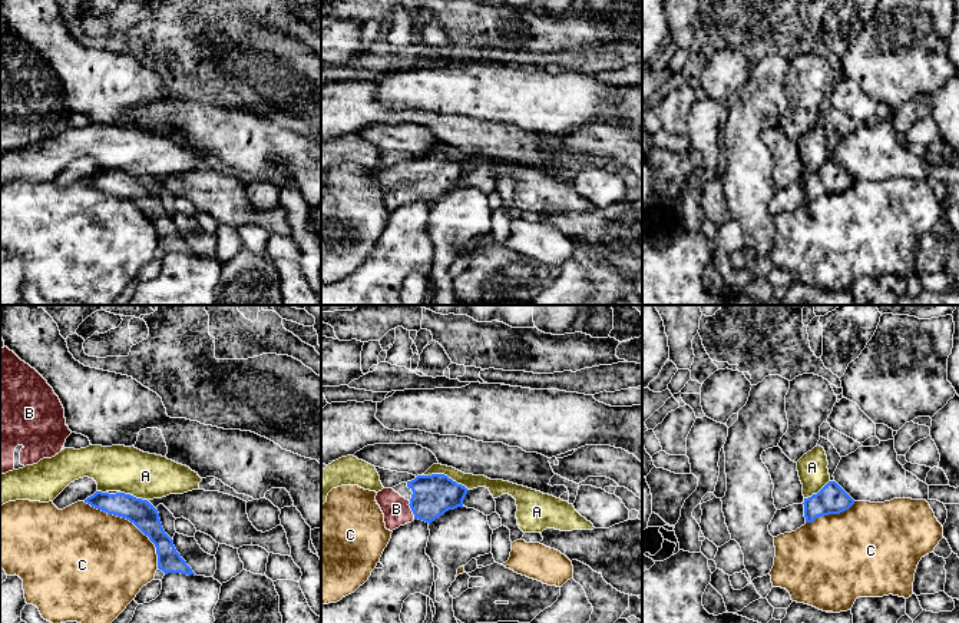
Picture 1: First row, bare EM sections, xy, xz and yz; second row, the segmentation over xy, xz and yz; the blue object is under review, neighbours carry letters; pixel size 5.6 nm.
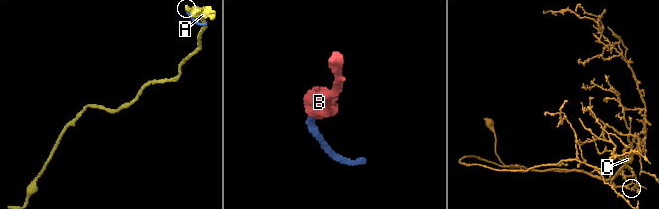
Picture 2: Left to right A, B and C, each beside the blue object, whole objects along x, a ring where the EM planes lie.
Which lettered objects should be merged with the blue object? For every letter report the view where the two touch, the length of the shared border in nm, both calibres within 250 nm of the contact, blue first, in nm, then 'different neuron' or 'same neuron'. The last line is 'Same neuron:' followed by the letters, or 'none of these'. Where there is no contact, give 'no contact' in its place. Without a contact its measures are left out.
A: xz | 280 nm | 220/90 nm | different neuron
B: xz | 100 nm | 220/150 nm | same neuron
C: xy | 550 nm | 150/500 nm | different neuron
Same neuron: B

